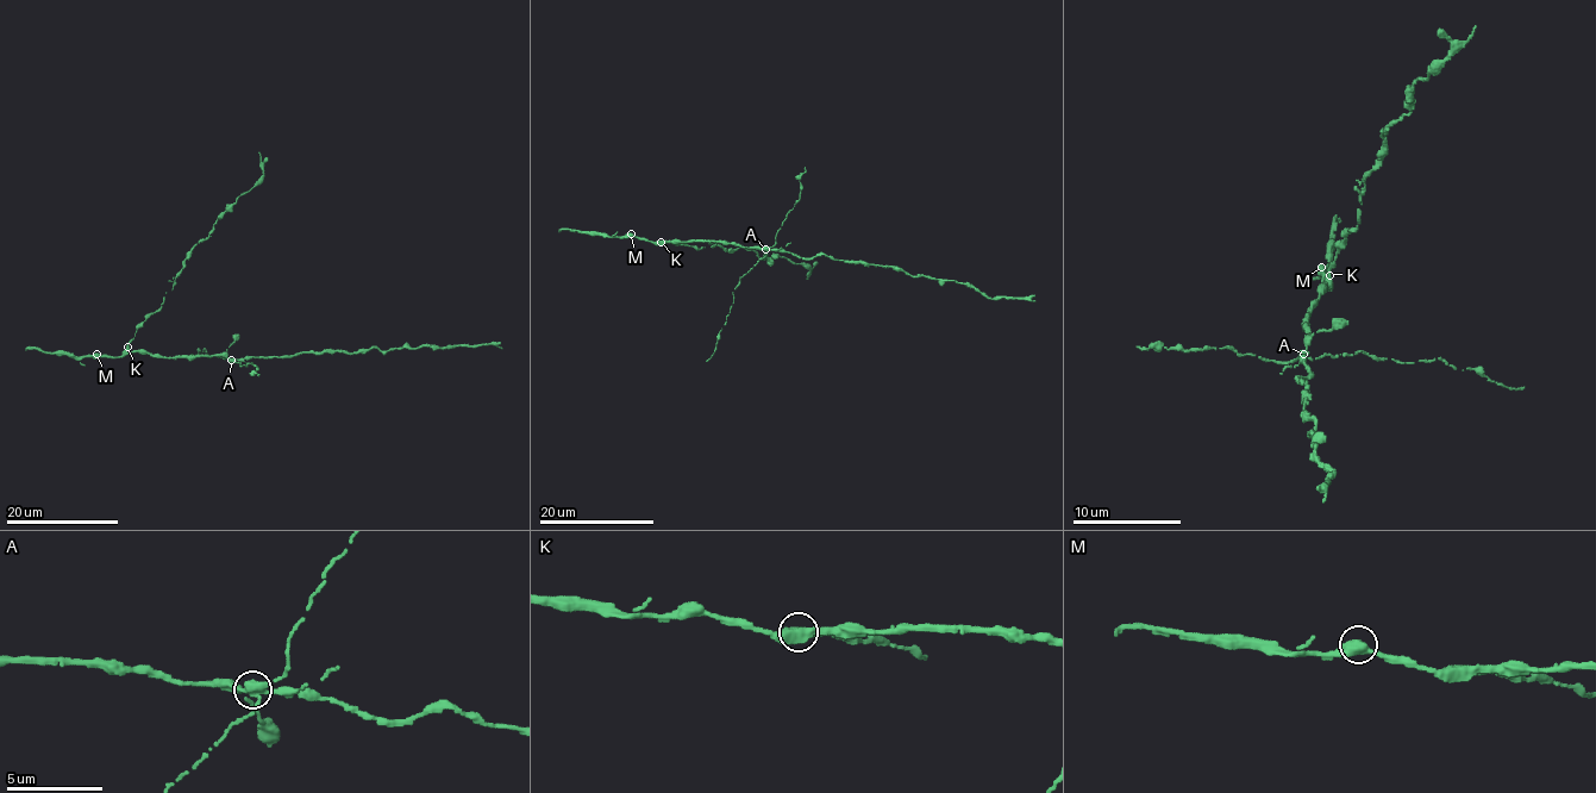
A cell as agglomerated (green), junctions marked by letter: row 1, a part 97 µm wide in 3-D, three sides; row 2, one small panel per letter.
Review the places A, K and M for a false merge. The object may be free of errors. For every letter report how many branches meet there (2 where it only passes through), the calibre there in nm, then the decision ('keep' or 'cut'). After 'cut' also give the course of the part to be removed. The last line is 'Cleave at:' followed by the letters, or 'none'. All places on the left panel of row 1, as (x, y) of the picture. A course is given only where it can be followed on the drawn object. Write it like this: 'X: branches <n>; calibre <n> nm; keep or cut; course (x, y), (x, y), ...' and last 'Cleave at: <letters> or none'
A: branches 3; calibre 360 nm; cut; course (231, 360), (206, 356), (205, 348), (191, 354)
K: branches 3; calibre 320 nm; keep
M: branches 3; calibre 360 nm; keep
Cleave at: A

